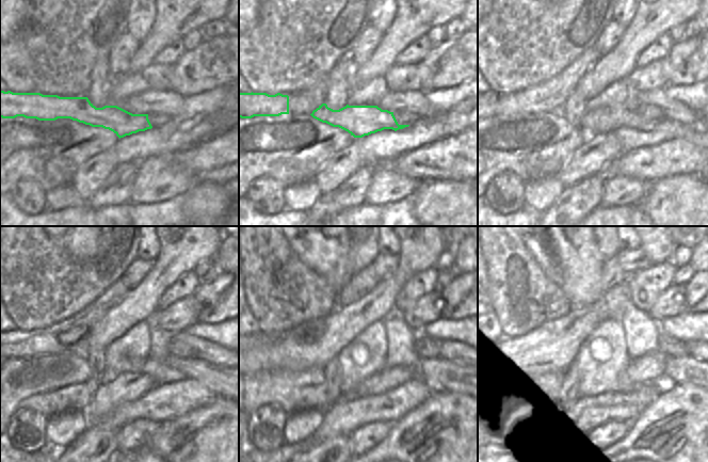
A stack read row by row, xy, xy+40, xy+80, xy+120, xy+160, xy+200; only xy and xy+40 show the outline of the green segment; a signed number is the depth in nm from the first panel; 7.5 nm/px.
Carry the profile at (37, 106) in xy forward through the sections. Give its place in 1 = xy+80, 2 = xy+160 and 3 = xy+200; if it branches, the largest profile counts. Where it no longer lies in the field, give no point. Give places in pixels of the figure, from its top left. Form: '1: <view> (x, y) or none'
1: xy+80 (604, 120)
2: xy+160 (441, 375)
3: xy+200 (686, 369)

